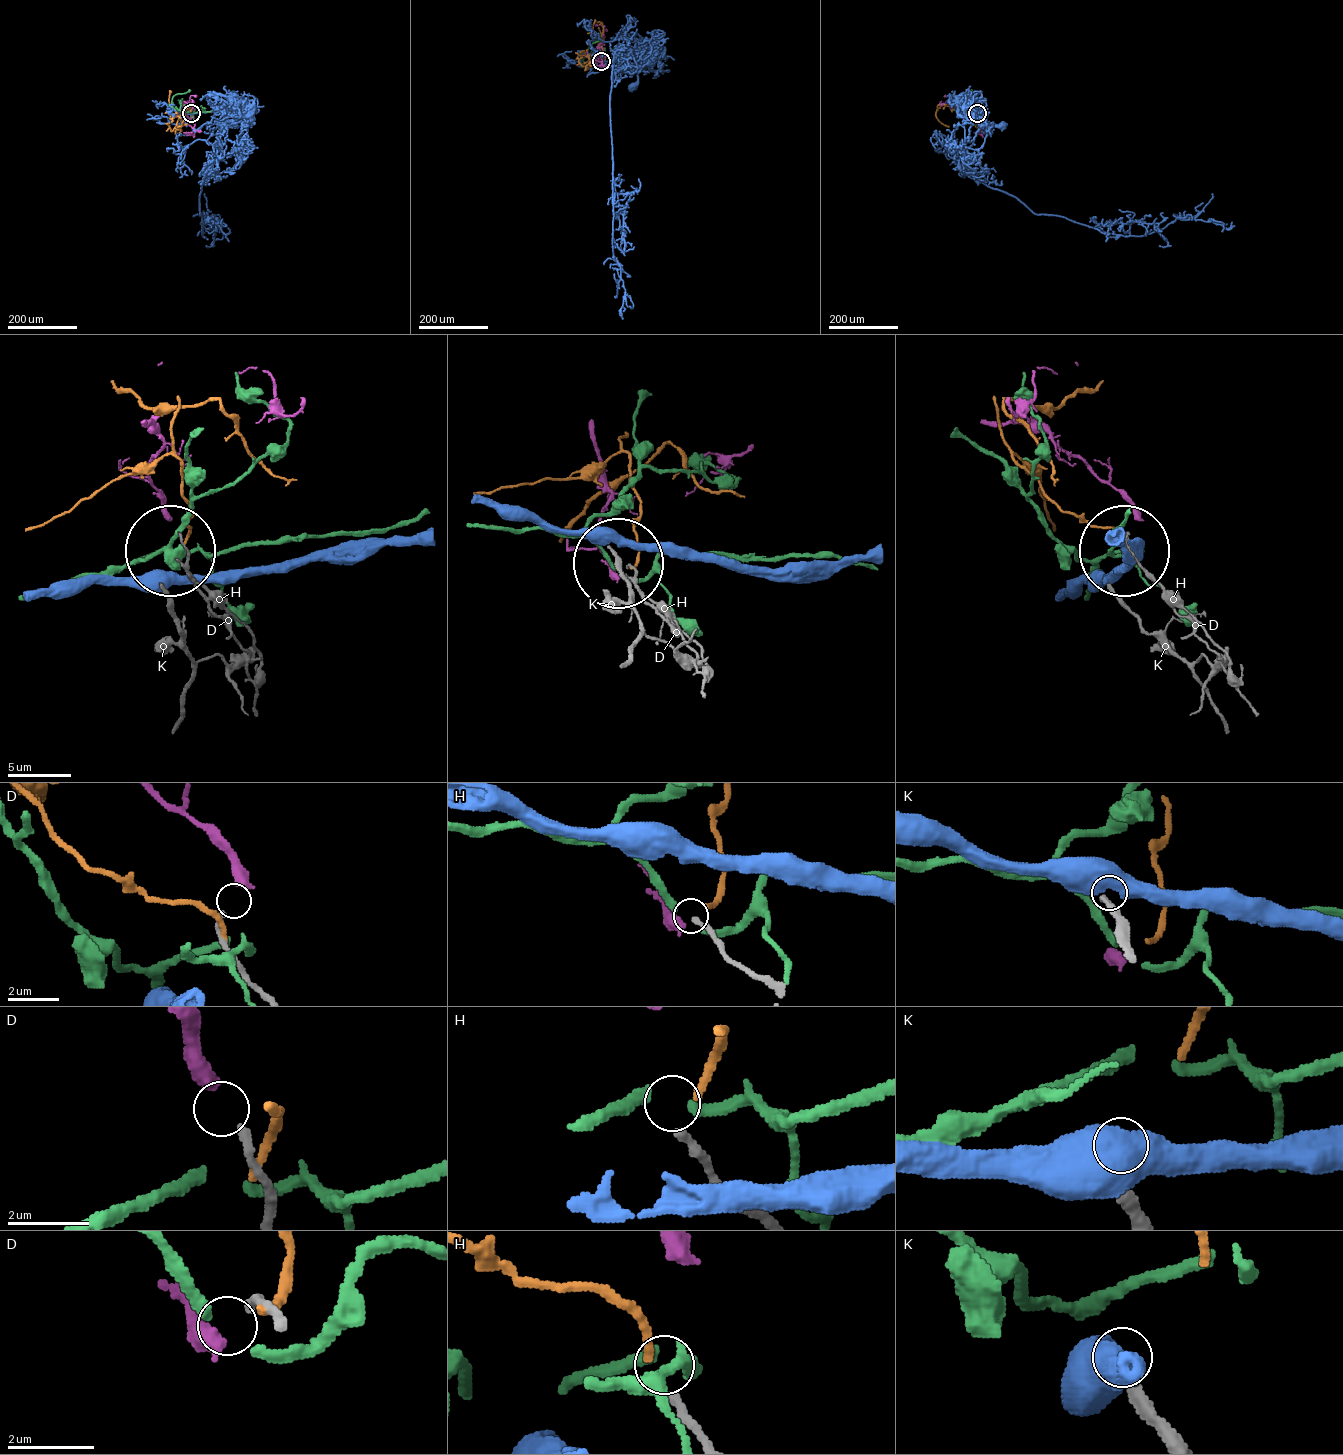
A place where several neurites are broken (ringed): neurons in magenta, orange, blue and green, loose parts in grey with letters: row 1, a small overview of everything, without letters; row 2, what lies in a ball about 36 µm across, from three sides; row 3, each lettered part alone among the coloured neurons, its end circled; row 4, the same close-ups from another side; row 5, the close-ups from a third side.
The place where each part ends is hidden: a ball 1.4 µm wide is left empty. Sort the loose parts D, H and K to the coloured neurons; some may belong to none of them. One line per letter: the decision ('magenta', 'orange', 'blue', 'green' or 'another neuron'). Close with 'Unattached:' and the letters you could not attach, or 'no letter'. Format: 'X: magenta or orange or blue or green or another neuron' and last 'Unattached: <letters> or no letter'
D: magenta
H: orange
K: another neuron
Unattached: K

